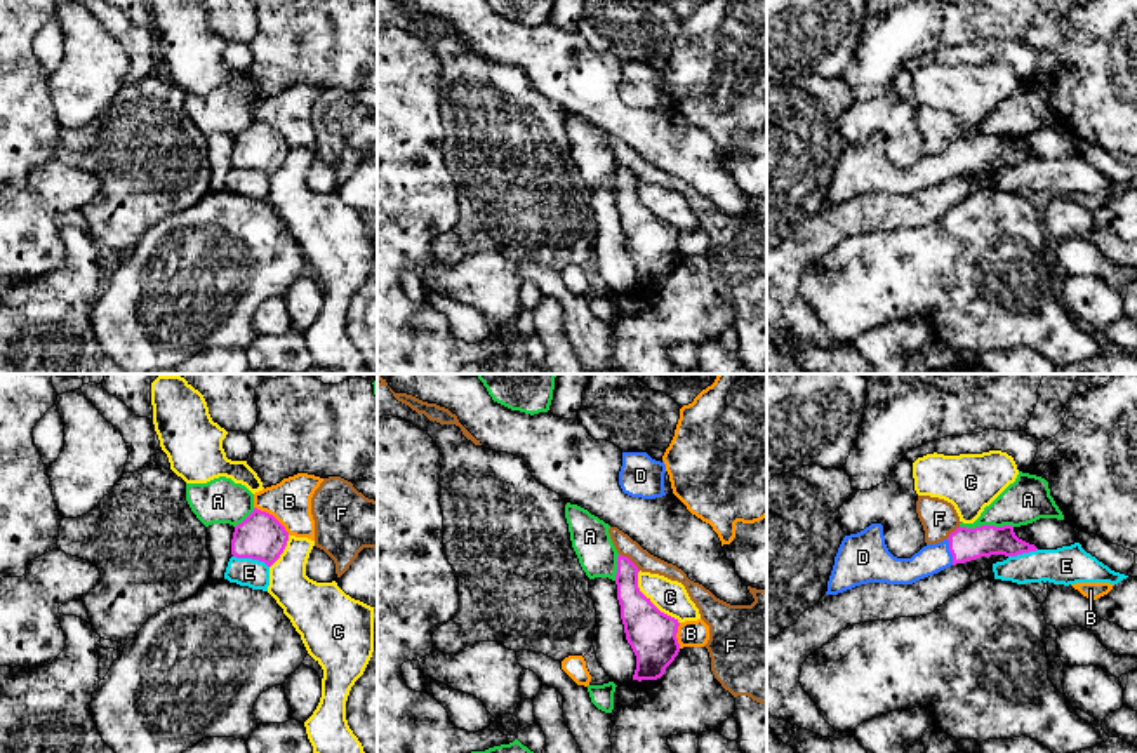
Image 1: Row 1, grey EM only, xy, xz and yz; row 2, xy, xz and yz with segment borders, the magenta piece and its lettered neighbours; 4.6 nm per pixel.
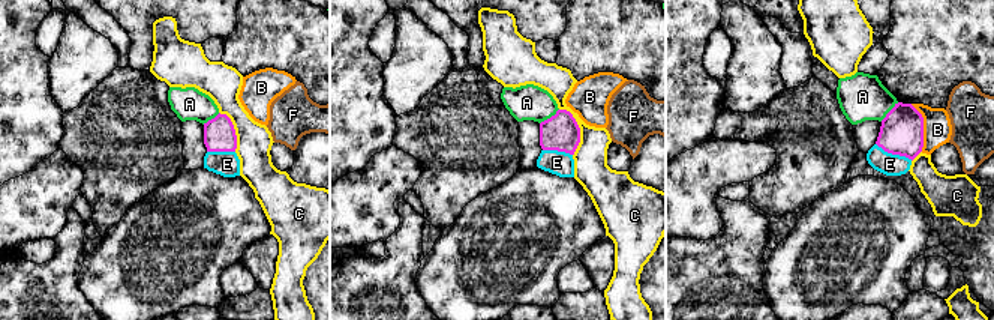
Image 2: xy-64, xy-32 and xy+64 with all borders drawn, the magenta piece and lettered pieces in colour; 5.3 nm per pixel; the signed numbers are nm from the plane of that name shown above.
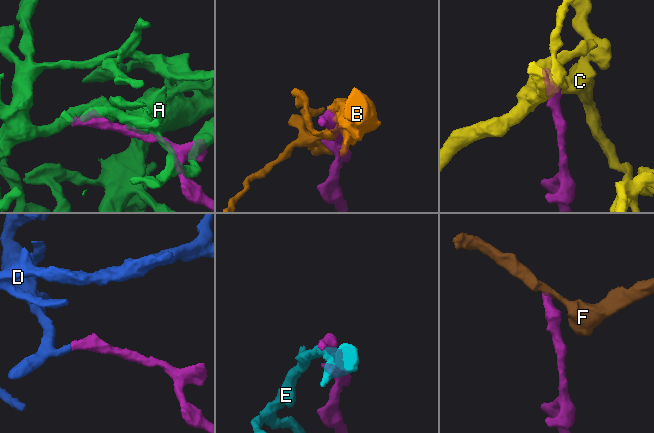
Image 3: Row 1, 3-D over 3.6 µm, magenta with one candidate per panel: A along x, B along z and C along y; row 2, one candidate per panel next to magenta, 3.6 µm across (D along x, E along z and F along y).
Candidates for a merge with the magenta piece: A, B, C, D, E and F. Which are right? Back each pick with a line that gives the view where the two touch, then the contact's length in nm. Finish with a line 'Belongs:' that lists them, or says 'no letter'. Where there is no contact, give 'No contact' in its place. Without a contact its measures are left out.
D: Touches magenta in yz. Shared border 120 nm
Belongs: D

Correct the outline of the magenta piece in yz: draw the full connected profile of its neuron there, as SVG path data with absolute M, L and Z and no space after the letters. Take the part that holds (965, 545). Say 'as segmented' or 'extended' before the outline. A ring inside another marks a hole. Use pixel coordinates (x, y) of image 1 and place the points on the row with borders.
extended; M871 523L843 537L826 595L838 595L868 583L913 584L951 565L981 556L1017 556L1036 550L1034 544L1019 539L1012 525L981 525L958 527L942 543L927 544L911 558L897 558L885 544L883 525Z

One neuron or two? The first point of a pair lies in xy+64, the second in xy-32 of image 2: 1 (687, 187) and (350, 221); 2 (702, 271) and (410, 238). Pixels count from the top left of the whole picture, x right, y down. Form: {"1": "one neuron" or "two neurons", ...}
{"1": "one neuron", "2": "one neuron"}

